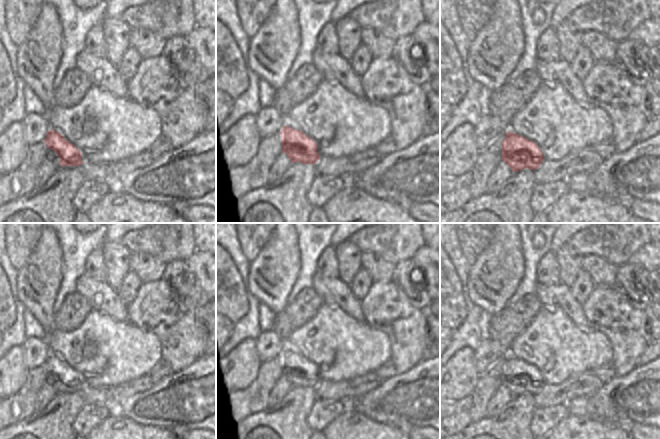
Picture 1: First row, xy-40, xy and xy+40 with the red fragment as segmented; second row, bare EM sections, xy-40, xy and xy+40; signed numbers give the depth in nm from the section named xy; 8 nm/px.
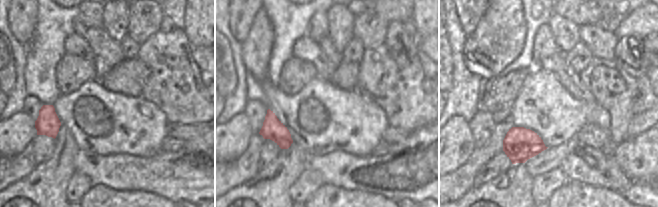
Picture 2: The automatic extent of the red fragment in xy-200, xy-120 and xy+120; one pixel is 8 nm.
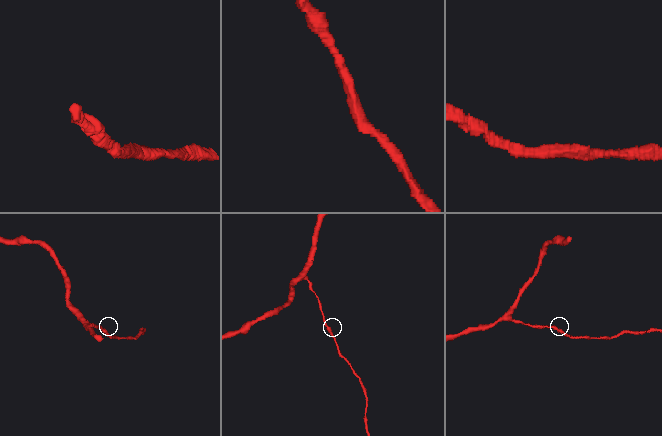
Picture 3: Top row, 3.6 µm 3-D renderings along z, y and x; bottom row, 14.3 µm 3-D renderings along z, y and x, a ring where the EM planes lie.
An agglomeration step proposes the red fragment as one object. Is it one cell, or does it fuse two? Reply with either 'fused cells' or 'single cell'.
single cell

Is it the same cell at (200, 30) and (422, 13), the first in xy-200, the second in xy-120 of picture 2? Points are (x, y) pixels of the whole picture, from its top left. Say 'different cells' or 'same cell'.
same cell

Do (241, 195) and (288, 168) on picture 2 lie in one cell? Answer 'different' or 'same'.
same

